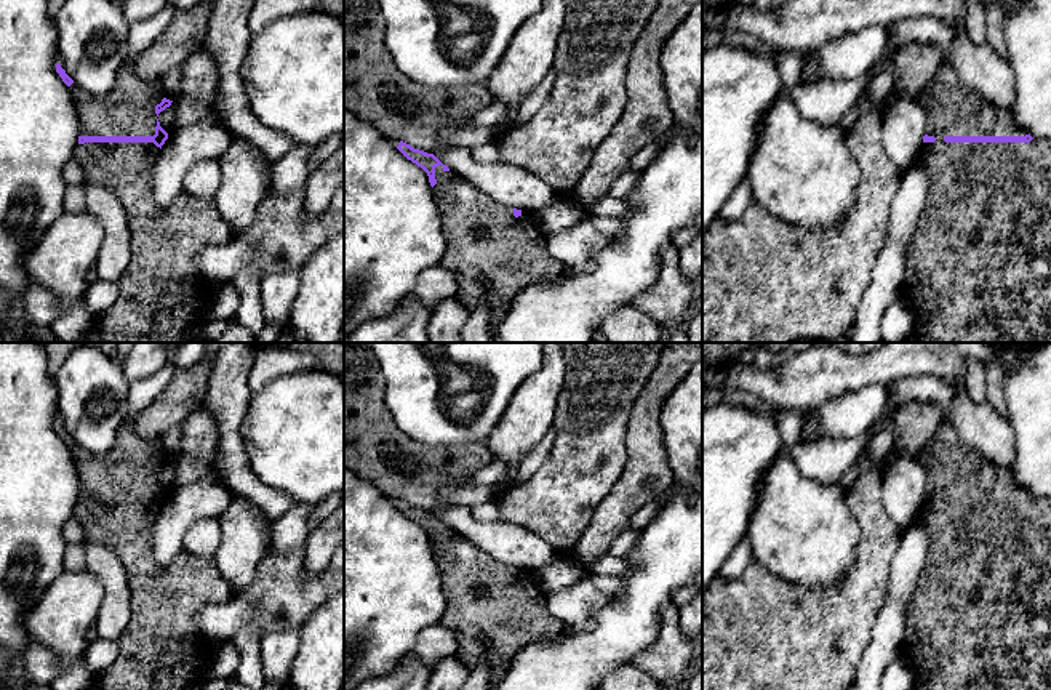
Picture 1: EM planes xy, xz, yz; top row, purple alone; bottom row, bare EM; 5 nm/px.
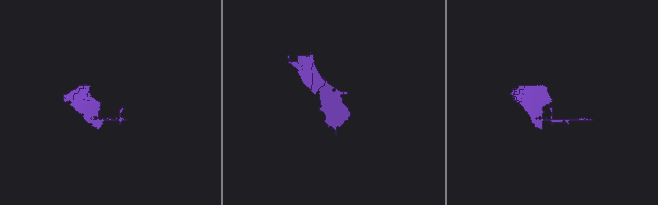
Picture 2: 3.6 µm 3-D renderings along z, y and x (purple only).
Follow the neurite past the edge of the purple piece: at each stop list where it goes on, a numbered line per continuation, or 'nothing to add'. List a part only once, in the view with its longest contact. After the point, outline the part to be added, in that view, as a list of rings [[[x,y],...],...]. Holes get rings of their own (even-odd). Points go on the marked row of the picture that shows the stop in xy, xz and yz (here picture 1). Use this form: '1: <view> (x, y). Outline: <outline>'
1: yz (978, 269). Outline: [[[944,62],[915,98],[926,114],[925,134],[934,142],[923,142],[913,163],[929,173],[929,199],[918,218],[913,239],[905,248],[905,269],[899,296],[913,314],[913,328],[904,343],[1051,343],[1051,141],[1030,142],[945,142],[945,136],[1025,136],[1008,110],[997,107],[974,90],[963,85],[953,67]]]

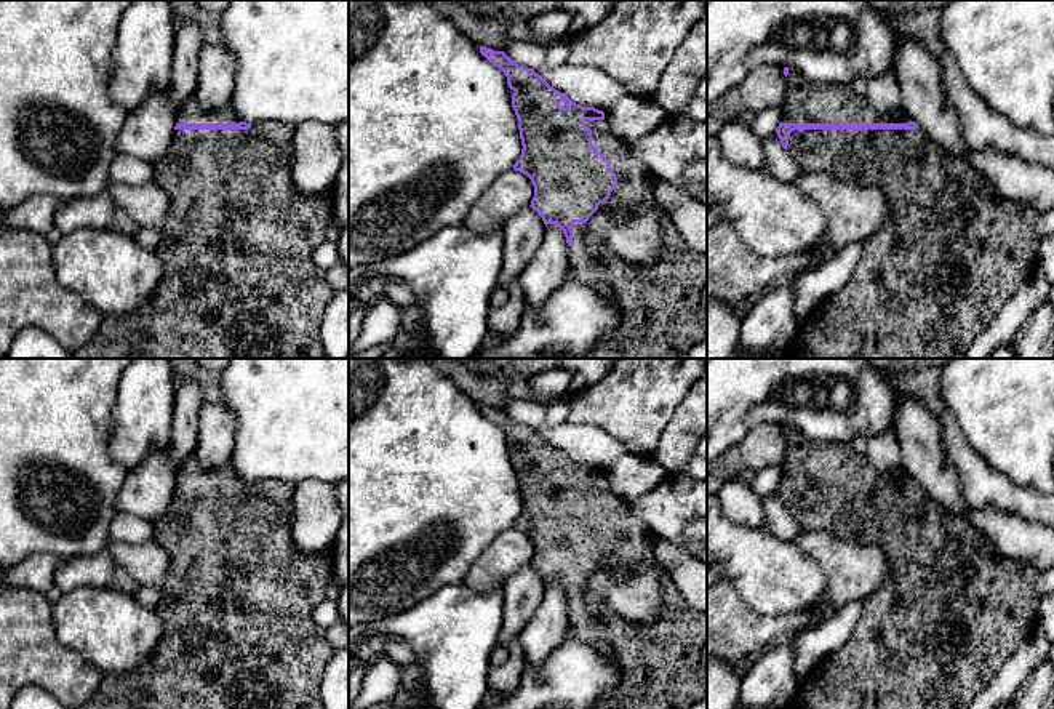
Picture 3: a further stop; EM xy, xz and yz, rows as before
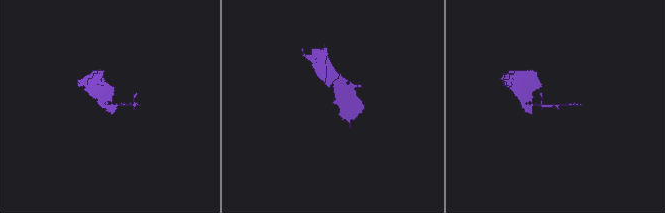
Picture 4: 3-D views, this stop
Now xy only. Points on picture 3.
1: xy (239, 280). Outline: [[[265,120],[248,130],[174,130],[168,152],[152,165],[152,181],[170,197],[170,210],[162,227],[162,240],[155,248],[163,264],[154,294],[136,310],[123,315],[106,315],[94,338],[78,347],[74,359],[328,359],[320,338],[323,312],[334,296],[326,283],[326,270],[318,267],[313,250],[326,240],[333,210],[331,192],[304,194],[291,181],[294,125]]]

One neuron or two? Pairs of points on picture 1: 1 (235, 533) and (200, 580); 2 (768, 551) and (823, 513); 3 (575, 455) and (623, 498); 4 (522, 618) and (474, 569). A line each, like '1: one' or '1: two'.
1: two
2: one
3: two
4: one

